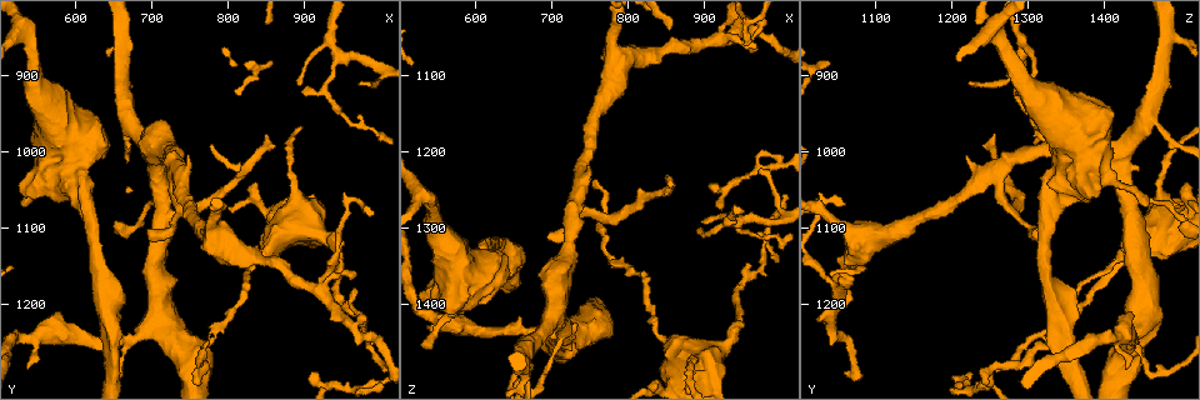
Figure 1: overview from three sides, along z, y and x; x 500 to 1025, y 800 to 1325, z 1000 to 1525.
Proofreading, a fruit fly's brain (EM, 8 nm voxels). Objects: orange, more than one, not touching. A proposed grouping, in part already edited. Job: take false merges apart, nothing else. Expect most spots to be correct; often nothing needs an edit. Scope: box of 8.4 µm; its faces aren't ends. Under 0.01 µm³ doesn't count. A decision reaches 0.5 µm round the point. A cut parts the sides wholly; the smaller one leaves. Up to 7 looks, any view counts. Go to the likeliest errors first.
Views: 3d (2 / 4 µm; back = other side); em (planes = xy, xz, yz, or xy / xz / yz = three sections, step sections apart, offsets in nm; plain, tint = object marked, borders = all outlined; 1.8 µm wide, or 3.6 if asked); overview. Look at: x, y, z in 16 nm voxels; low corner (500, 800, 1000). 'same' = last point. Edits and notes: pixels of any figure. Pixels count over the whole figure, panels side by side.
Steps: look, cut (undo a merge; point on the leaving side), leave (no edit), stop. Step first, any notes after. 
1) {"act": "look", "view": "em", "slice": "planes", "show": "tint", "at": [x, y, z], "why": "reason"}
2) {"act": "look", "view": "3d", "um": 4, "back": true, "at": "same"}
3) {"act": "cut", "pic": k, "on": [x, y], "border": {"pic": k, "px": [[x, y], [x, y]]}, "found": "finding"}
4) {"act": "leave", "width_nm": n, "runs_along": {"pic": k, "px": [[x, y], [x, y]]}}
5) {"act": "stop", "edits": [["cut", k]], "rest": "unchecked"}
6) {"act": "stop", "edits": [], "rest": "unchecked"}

{"act": "look", "view": "em", "um": 3.6, "slice": "planes", "show": "tint", "at": [895, 1060, 1475], "why": "sudden change in width"}

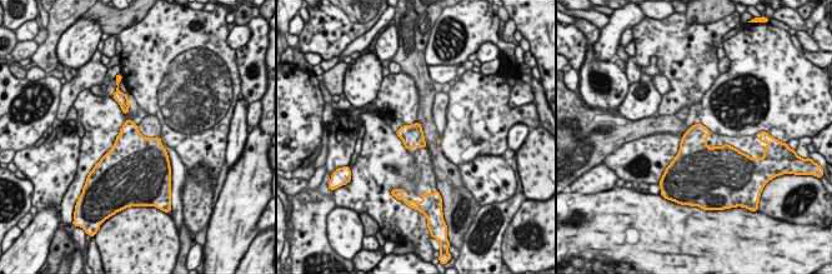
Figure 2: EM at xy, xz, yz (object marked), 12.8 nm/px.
{"act": "leave", "found": "one neuron here"}

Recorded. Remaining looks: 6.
{"act": "look", "view": "em", "slice": "xy", "step": 4, "show": "tint", "at": [950, 875, 1290], "why": "three arms meet"}

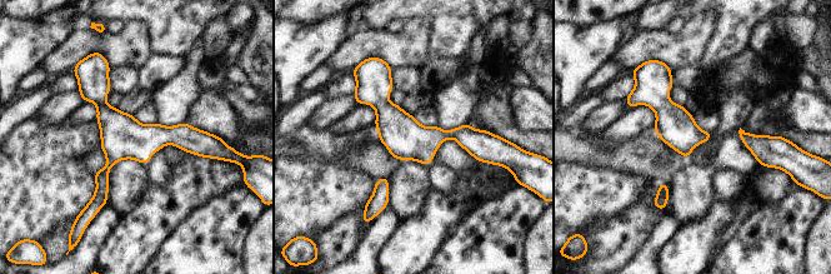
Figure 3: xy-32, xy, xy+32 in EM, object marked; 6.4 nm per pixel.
{"act": "leave", "runs_along": {"pic": 3, "px": [[359, 88], [411, 135], [489, 144]]}, "found": "one neuron here"}

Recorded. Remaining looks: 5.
{"act": "look", "view": "3d", "um": 4, "at": [920, 1180, 1050], "why": "three arms meet"}

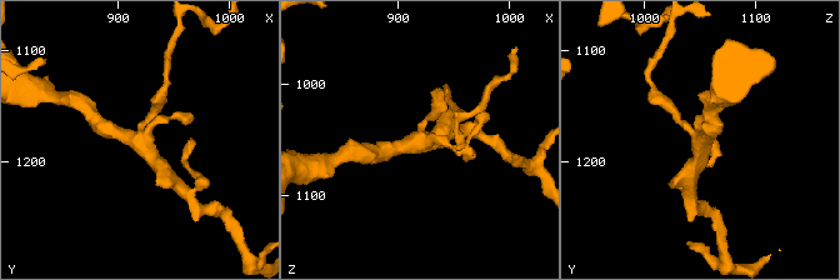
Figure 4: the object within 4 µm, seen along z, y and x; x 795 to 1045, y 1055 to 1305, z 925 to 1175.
{"act": "look", "view": "em", "slice": "planes", "show": "tint", "at": [918, 1182, 1048], "why": "need the tissue"}

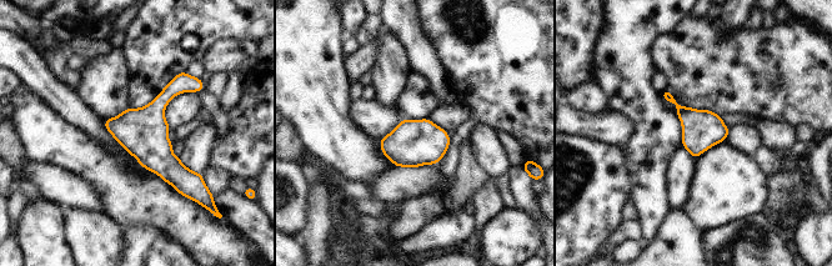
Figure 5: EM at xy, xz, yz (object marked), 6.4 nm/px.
{"act": "leave", "width_nm": 260, "found": "continuous, no second neuron"}

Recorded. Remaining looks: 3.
{"act": "stop", "edits": [], "rest": "unchecked"}

